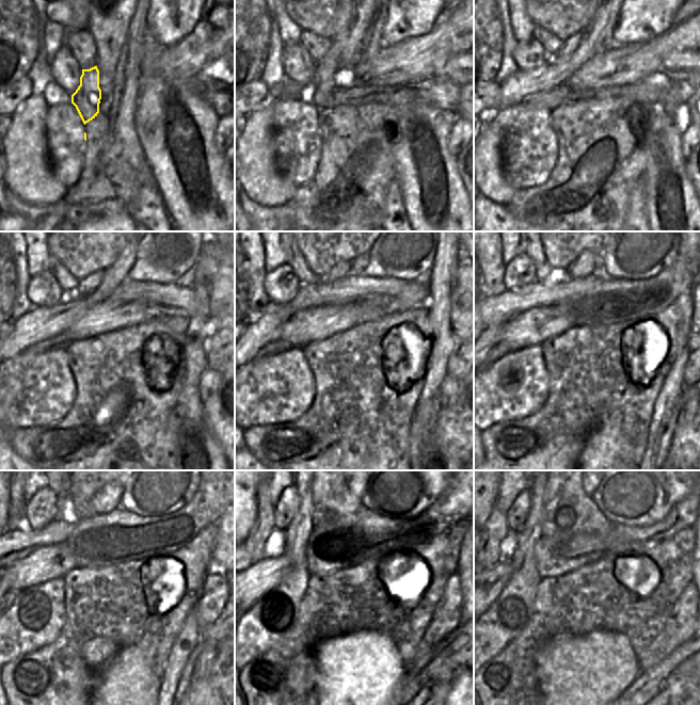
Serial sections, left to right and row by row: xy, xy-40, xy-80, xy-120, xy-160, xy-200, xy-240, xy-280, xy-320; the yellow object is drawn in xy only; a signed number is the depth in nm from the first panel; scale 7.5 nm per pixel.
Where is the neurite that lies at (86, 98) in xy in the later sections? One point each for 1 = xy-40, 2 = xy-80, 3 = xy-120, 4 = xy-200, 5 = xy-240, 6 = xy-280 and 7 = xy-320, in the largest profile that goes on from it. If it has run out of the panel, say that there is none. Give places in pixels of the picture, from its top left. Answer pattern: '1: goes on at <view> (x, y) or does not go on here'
1: goes on at xy-40 (330, 75)
2: goes on at xy-80 (575, 57)
3: goes on at xy-120 (90, 287)
4: goes on at xy-200 (587, 262)
5: goes on at xy-240 (108, 498)
6: goes on at xy-280 (353, 492)
7: goes on at xy-320 (589, 492)

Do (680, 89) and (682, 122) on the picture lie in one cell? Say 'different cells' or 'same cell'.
same cell

